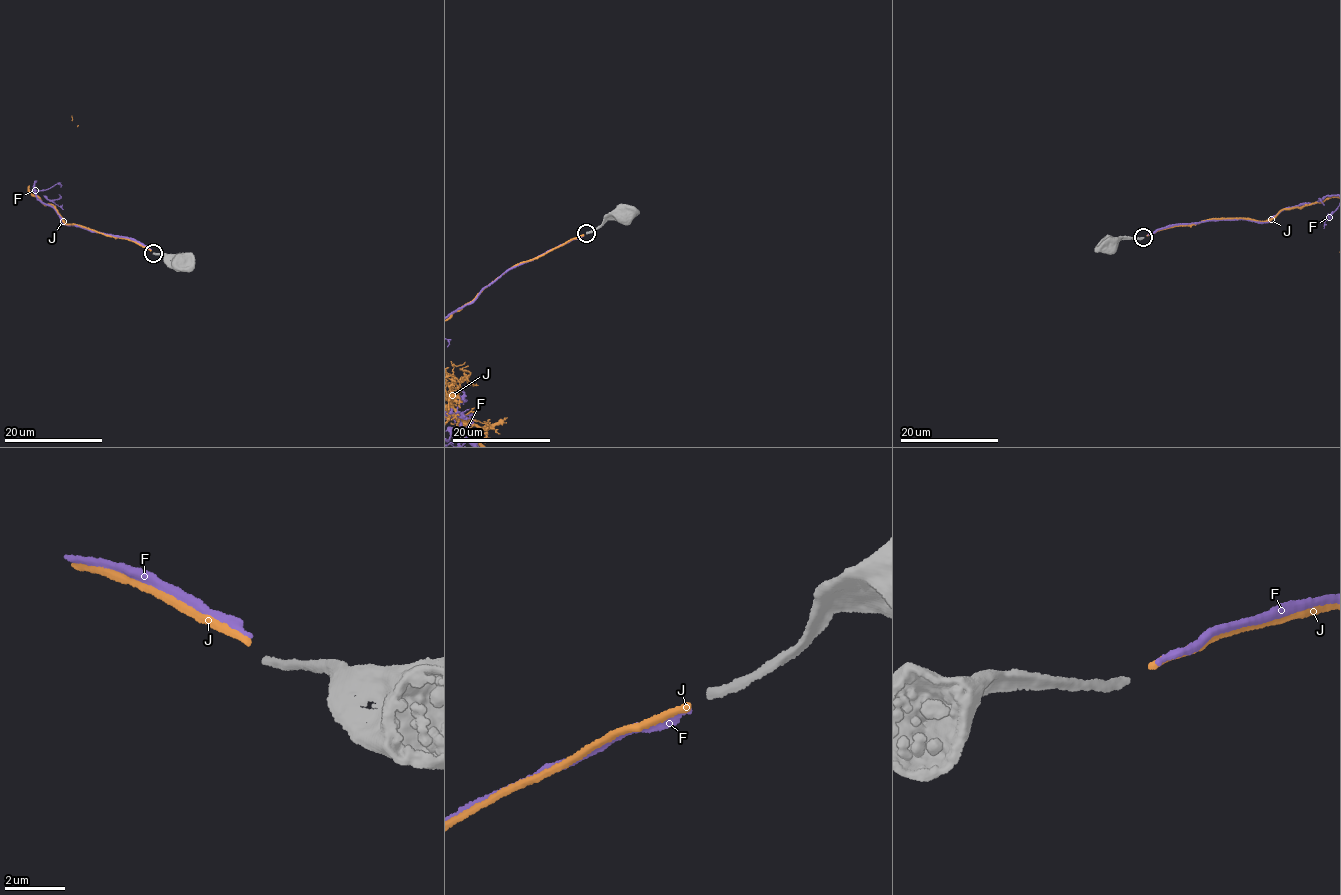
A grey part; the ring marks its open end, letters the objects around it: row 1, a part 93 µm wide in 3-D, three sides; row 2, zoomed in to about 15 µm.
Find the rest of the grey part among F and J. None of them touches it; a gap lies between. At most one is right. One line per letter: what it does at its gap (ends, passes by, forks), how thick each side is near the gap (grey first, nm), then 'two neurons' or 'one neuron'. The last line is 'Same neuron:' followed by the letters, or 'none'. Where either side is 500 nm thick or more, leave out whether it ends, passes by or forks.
F: it ends there; 280 nm thick on the grey side, 200 nm on the other; two neurons
J: it ends there; 280 nm thick on the grey side, 220 nm on the other; two neurons
Same neuron: none

